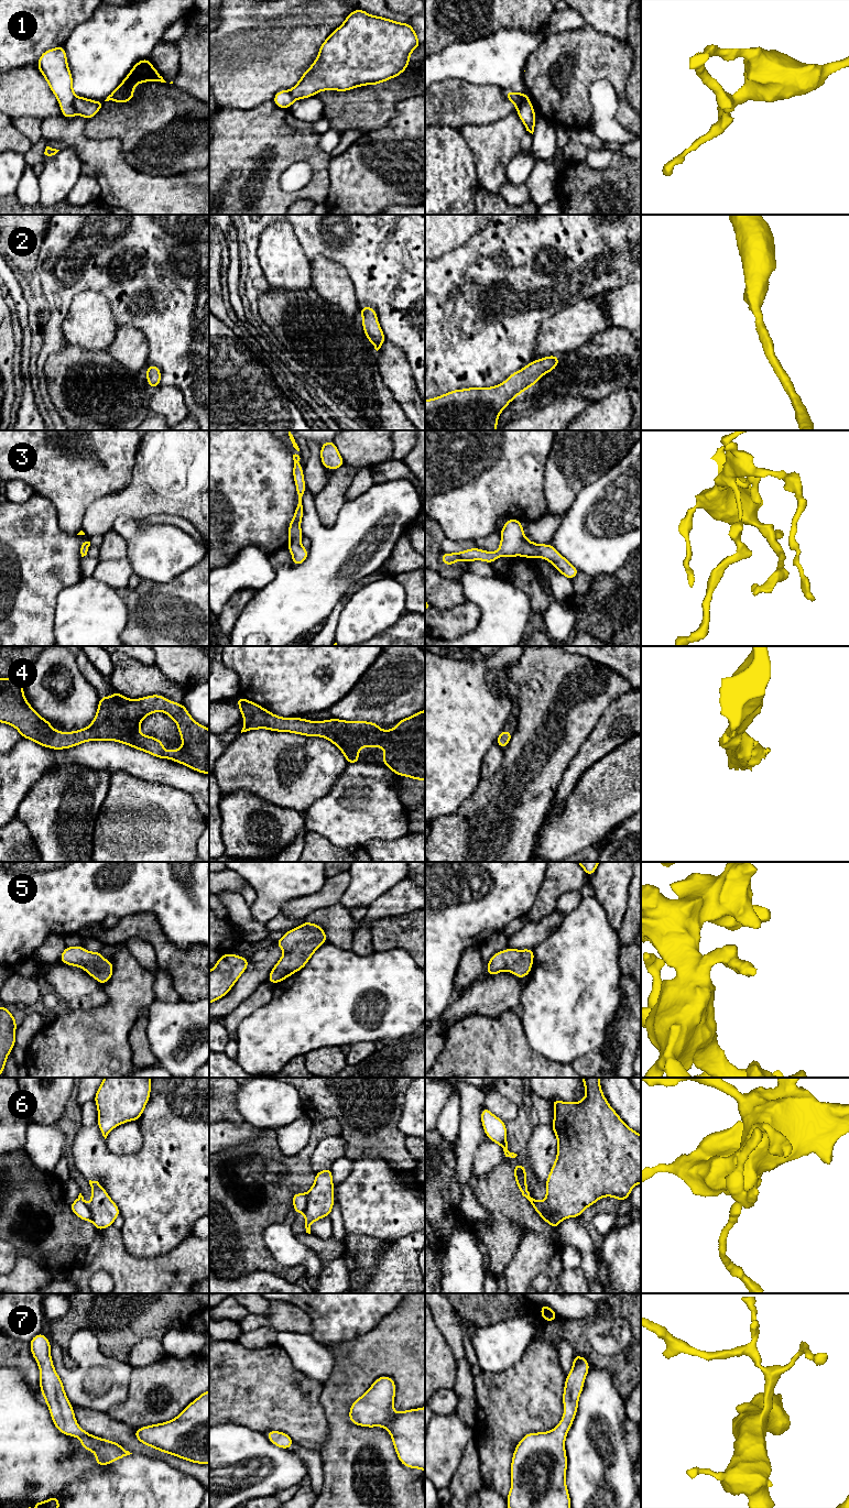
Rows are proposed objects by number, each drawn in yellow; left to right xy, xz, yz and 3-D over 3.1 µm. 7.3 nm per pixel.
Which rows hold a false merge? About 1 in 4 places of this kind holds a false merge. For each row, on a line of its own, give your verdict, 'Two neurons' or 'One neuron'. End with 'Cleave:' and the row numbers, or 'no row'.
1: Two neurons
2: One neuron
3: One neuron
4: One neuron
5: One neuron
6: Two neurons
7: One neuron
Cleave: 1, 6

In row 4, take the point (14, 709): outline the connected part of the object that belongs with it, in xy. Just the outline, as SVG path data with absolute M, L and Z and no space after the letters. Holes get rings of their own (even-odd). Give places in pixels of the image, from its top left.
M28 671L15 677L0 679L0 722L14 726L22 737L53 750L74 747L87 741L116 741L144 751L157 758L168 758L186 765L194 771L209 775L209 730L197 723L183 703L167 700L161 695L146 696L140 699L128 699L116 690L112 696L99 698L97 713L89 726L78 731L63 733L52 728L51 722L43 719L25 699L23 681ZM159 711L166 713L177 724L183 742L182 748L166 751L161 740L140 733L141 721L150 713Z

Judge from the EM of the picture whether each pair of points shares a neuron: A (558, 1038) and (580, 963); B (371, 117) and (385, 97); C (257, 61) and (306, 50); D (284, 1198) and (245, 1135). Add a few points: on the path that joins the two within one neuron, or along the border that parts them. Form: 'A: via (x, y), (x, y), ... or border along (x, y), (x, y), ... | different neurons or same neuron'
A: via (564, 1019), (574, 982) | same neuron
B: via (373, 112), (383, 101) | same neuron
C: via (269, 50), (294, 50) | same neuron
D: border along (265, 1129), (253, 1138), (224, 1149) | different neurons

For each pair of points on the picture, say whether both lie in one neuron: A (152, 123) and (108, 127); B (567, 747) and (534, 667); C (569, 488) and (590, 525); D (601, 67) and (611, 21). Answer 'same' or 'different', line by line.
A: same
B: same
C: different
D: different

